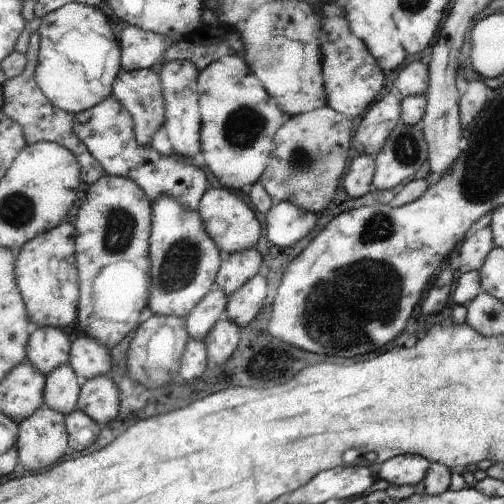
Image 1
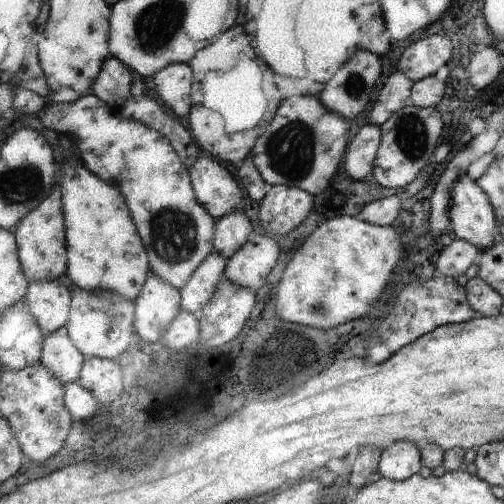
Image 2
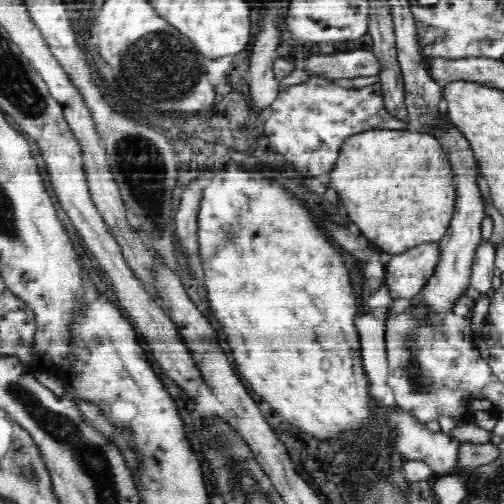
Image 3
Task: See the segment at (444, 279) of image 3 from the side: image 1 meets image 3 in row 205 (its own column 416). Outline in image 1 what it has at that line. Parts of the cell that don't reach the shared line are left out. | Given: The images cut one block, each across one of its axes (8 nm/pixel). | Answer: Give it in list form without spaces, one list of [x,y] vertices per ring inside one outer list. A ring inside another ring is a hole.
[[[397,456],[381,466],[377,478],[391,482],[393,486],[405,486],[405,484],[409,486],[423,482],[429,470],[431,470],[431,460],[423,456]]]

